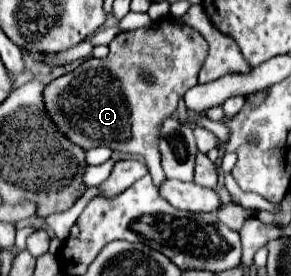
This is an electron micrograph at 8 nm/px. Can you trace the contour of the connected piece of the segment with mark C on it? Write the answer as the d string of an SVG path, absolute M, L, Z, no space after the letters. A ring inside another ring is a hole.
M167 16L151 28L117 34L109 44L111 52L107 58L89 58L73 72L49 82L43 94L49 116L71 142L85 150L107 146L115 152L141 154L155 184L167 180L157 148L161 124L177 110L183 94L197 84L199 68L207 56L205 38L197 30L173 22ZM141 70L153 74L153 84L143 80Z

